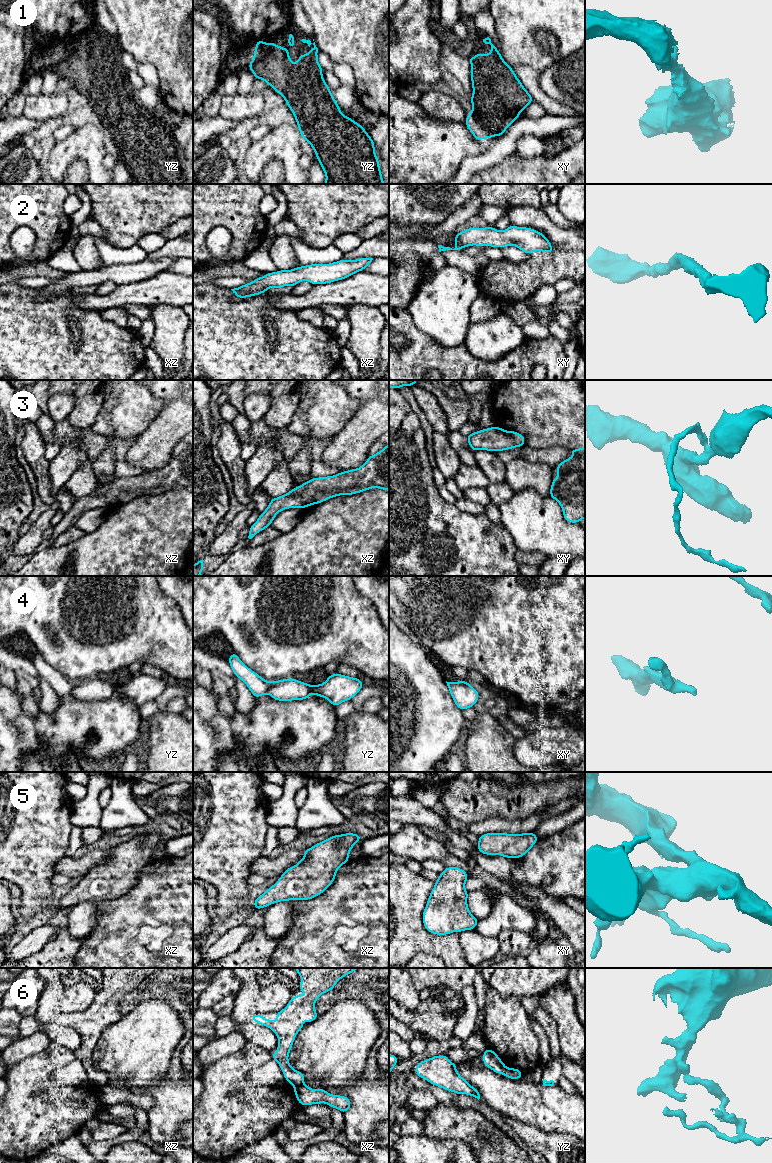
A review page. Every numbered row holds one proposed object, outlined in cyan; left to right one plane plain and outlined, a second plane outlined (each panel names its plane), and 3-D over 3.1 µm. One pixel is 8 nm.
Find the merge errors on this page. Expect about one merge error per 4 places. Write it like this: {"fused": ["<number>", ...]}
{"fused": ["6"]}

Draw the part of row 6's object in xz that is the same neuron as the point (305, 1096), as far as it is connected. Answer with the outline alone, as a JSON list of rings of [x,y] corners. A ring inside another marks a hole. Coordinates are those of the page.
[[[305,1084],[293,1085],[297,1101],[302,1106],[326,1103],[328,1106],[345,1113],[351,1108],[348,1097],[341,1095],[331,1095],[325,1089],[311,1089]]]

